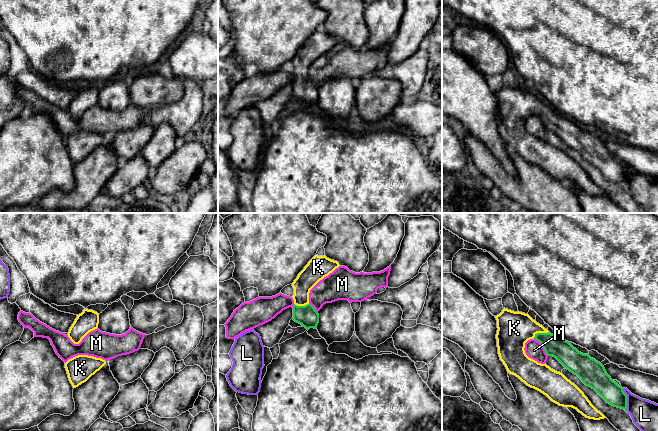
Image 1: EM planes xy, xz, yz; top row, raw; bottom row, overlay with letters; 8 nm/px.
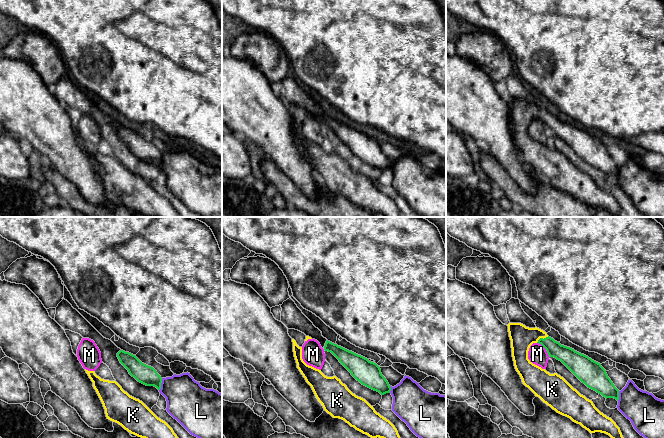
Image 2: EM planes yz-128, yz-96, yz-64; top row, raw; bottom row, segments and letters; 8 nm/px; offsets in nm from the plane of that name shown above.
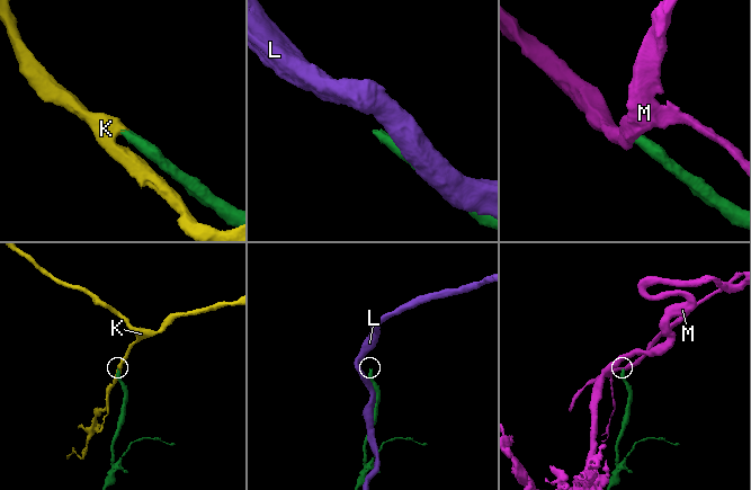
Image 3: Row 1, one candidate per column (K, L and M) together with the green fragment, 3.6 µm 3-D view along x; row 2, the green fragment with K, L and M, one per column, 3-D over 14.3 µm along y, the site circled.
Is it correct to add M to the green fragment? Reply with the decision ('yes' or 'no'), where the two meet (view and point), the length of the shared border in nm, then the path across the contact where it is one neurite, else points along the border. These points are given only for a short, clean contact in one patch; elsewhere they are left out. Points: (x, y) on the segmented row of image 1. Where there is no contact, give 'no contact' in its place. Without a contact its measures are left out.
no; contact yz (542, 346); length 180 nm; border yz (534, 338), (548, 355)

